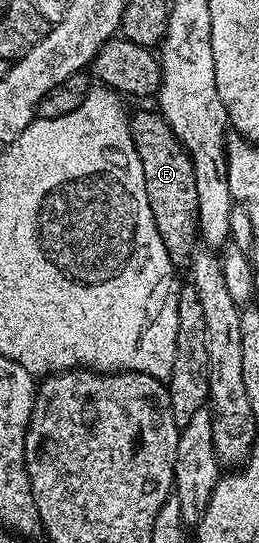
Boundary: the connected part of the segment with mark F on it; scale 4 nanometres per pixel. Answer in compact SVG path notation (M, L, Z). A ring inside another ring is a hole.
M142 109L130 117L130 134L136 147L136 155L140 155L140 163L144 167L144 191L148 191L148 207L152 207L152 219L156 219L156 227L160 231L160 239L164 239L164 247L175 267L186 267L190 263L190 254L196 248L196 228L198 224L198 196L196 195L196 175L192 167L190 153L176 139L172 127L162 118L161 113Z

